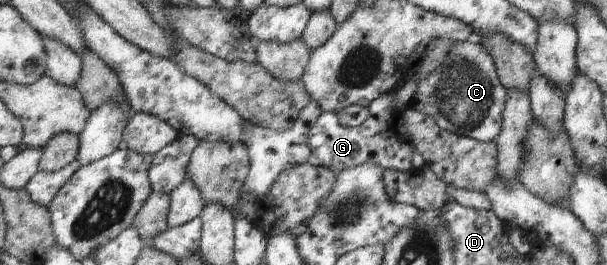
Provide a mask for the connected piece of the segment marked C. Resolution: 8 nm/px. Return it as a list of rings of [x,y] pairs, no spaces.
[[[472,39],[453,44],[450,55],[447,55],[440,69],[432,72],[418,85],[409,105],[414,105],[430,116],[440,129],[486,143],[494,142],[500,133],[507,95],[507,89],[501,84],[492,57],[480,43]]]

